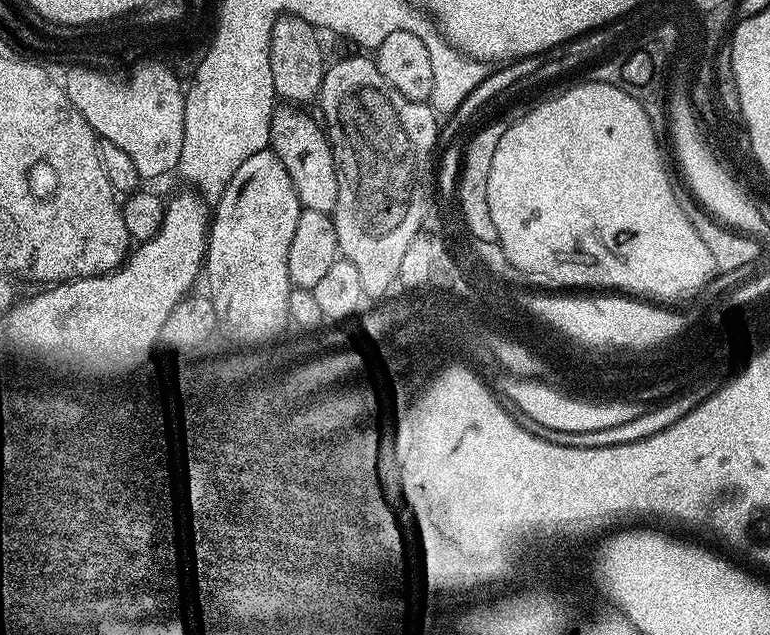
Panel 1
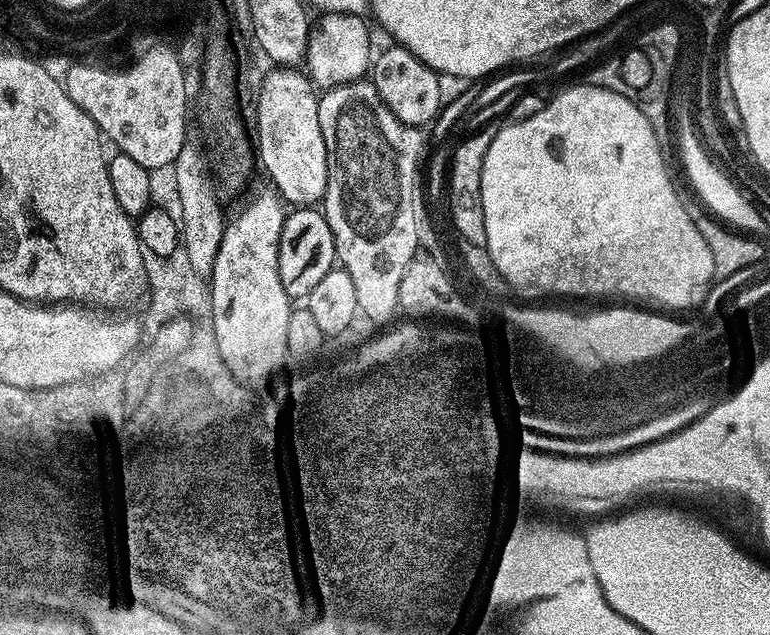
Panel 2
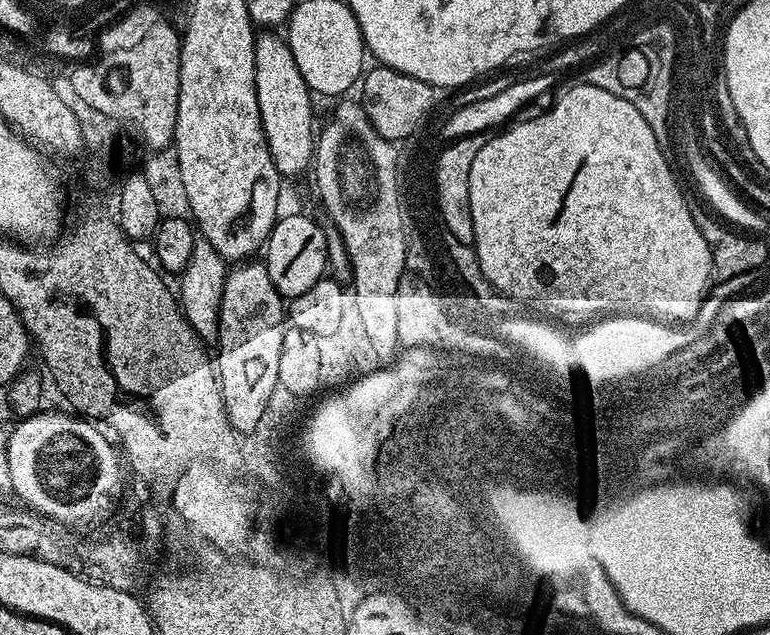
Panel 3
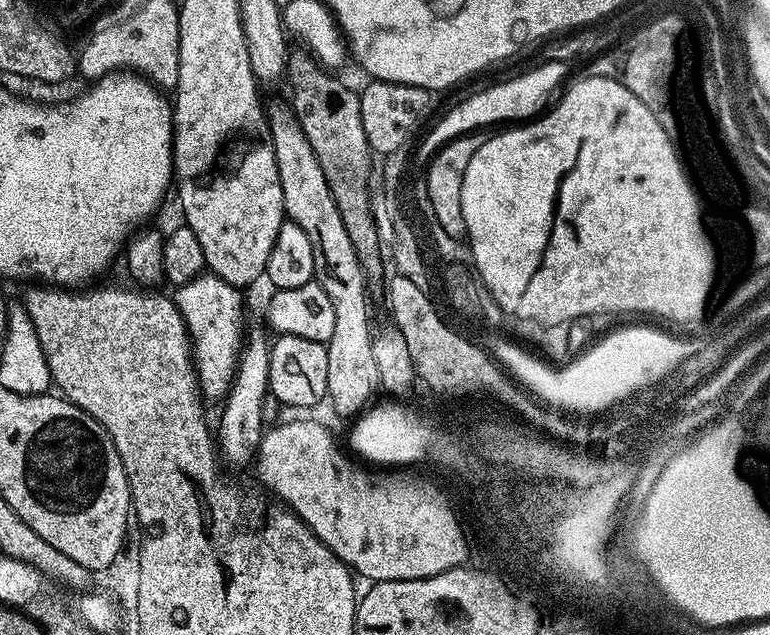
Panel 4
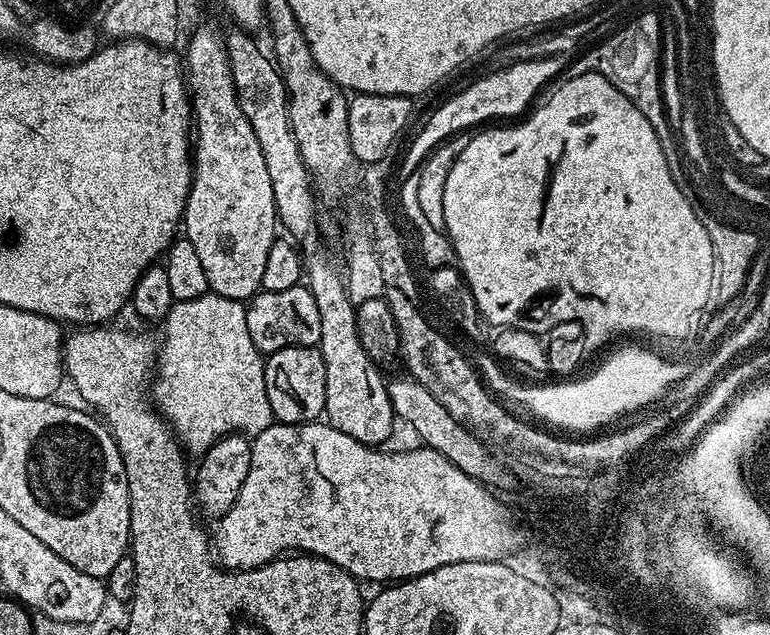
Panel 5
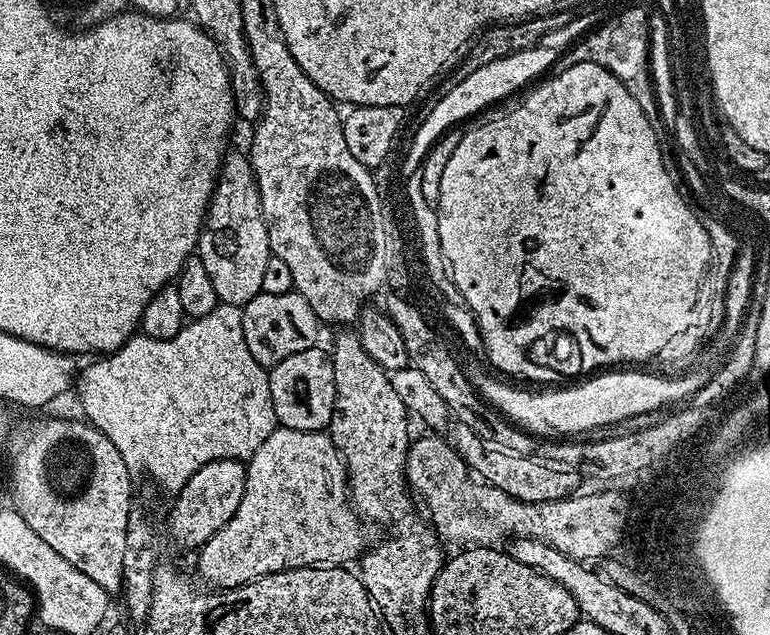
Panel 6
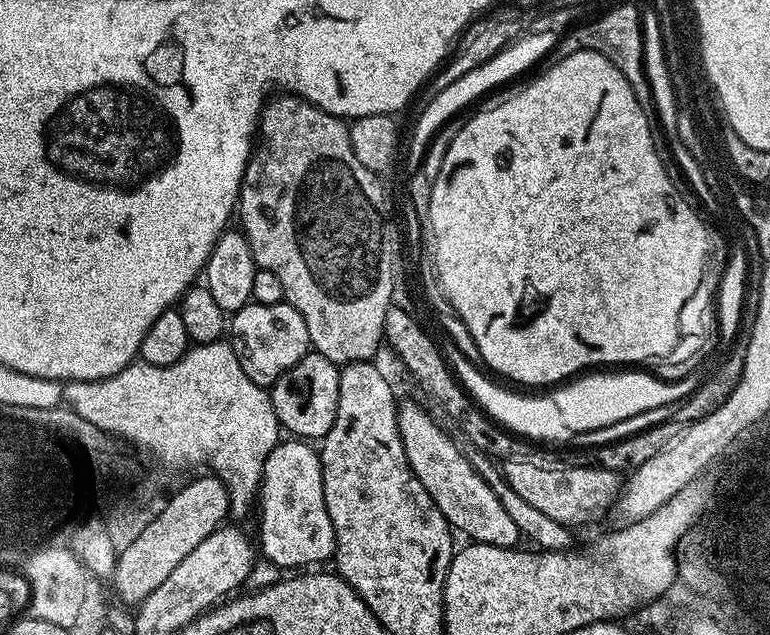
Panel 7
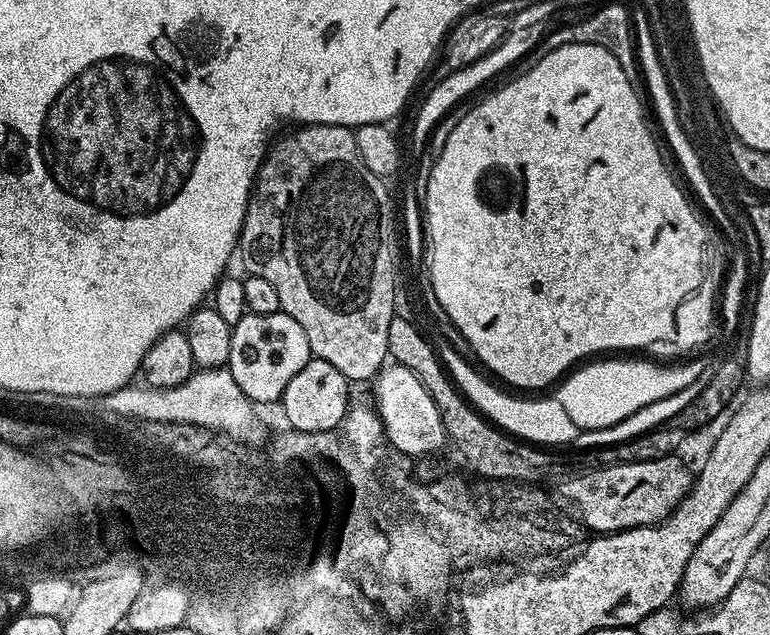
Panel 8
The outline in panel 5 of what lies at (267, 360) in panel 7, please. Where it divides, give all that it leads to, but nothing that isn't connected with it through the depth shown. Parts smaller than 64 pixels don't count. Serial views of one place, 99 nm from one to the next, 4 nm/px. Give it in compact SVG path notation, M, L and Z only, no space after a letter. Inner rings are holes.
M297 286L277 292L261 290L247 301L246 307L246 330L250 330L250 338L260 353L271 354L283 348L315 348L319 345L322 318L318 314L318 302L314 302L314 294L308 287Z

